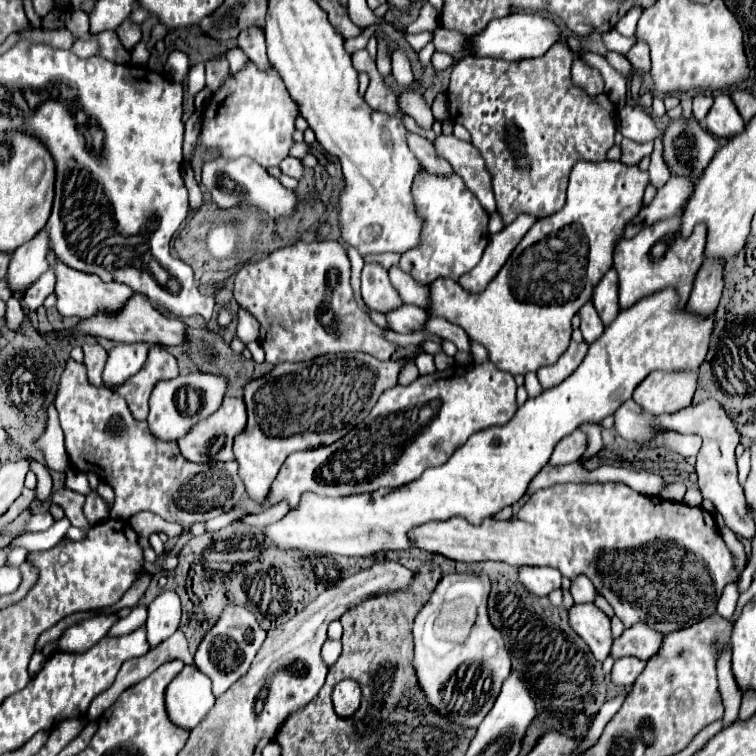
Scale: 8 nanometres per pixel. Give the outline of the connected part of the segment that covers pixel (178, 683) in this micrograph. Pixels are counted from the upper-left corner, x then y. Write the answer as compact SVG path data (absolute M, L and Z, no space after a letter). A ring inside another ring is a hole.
M194 664L184 666L184 670L174 676L166 688L168 718L188 732L208 716L214 708L214 700L210 678L204 676Z

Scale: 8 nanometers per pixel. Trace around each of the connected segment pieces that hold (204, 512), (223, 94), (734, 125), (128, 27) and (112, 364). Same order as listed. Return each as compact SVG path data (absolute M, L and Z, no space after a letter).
M68 360L66 368L60 376L58 392L56 392L56 410L60 416L60 426L66 438L66 452L72 460L74 470L96 472L100 480L110 484L116 492L116 500L109 516L112 519L129 520L131 516L144 510L160 514L164 520L186 520L186 528L196 524L202 516L204 520L216 518L224 512L230 512L234 504L244 498L244 484L238 476L238 464L232 462L190 462L180 454L178 442L162 442L156 440L148 432L148 424L136 420L122 396L108 388L96 388L88 382L84 364L76 360Z
M248 60L240 72L230 72L226 76L224 84L212 94L204 116L206 120L202 122L190 158L196 150L218 150L218 154L228 160L248 156L264 168L272 168L280 166L280 162L290 156L300 106L292 100L290 92L284 88L284 80L272 64L266 70L260 70Z
M722 92L714 98L713 105L706 116L706 128L718 138L730 138L744 130L744 122L730 98L730 94Z
M130 18L128 20L124 20L120 26L118 26L118 36L120 36L120 42L128 48L128 50L132 50L132 46L140 40L140 26L138 24L134 24Z
M134 342L134 344L118 344L108 352L108 362L104 368L104 384L114 388L122 384L128 376L134 376L146 362L148 356L148 342Z

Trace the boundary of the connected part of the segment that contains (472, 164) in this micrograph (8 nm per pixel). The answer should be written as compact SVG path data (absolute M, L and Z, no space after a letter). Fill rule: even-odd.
M439 136L434 140L433 146L438 156L445 158L452 164L454 172L464 180L464 184L476 194L482 208L490 214L490 234L496 234L504 228L500 216L496 214L496 198L492 190L492 180L480 154L470 142L456 140L454 136ZM494 212L494 214L492 214Z

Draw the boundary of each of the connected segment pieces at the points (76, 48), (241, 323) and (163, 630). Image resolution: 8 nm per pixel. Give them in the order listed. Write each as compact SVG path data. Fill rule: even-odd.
M74 40L74 44L72 44L72 52L76 54L76 56L80 56L80 58L88 58L88 56L94 56L96 54L96 42L88 42L88 40Z
M238 308L238 326L236 326L236 338L240 338L244 344L258 340L258 332L260 332L260 324L258 320L246 310L246 308Z
M164 590L154 598L154 602L148 606L148 620L146 620L146 632L150 646L160 644L168 636L172 636L180 624L180 598L174 590Z

